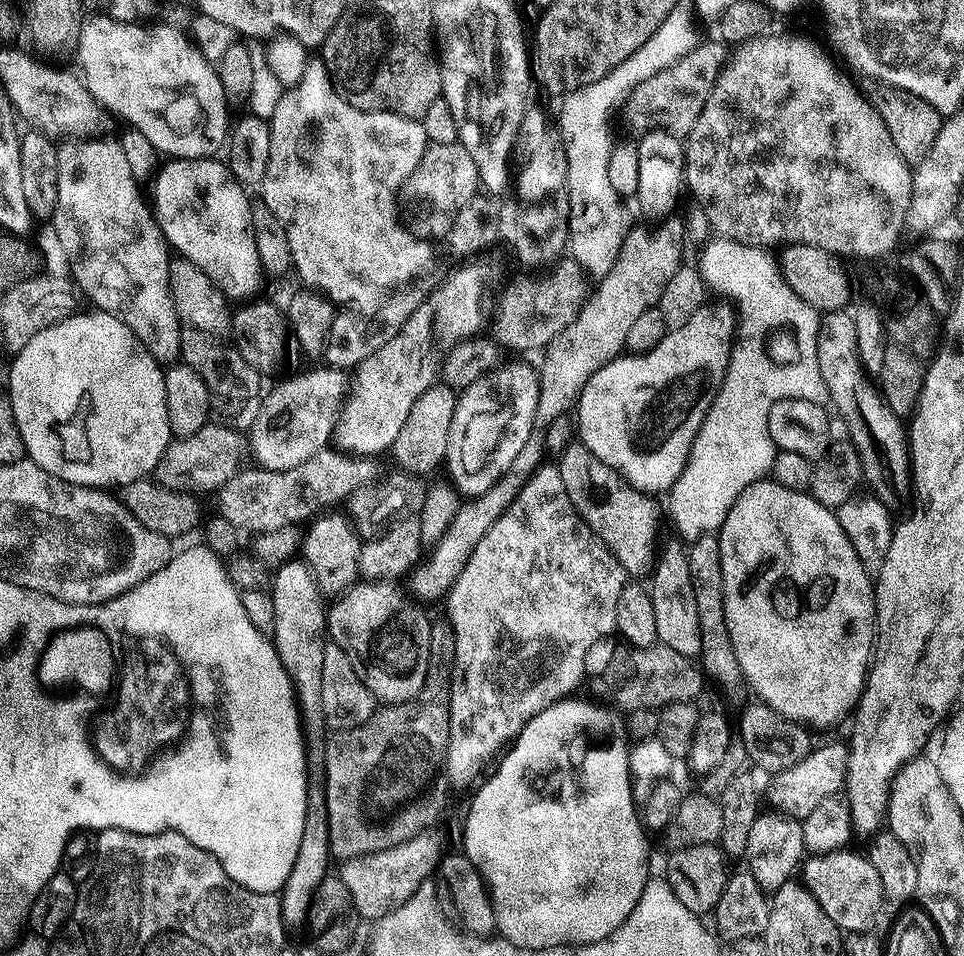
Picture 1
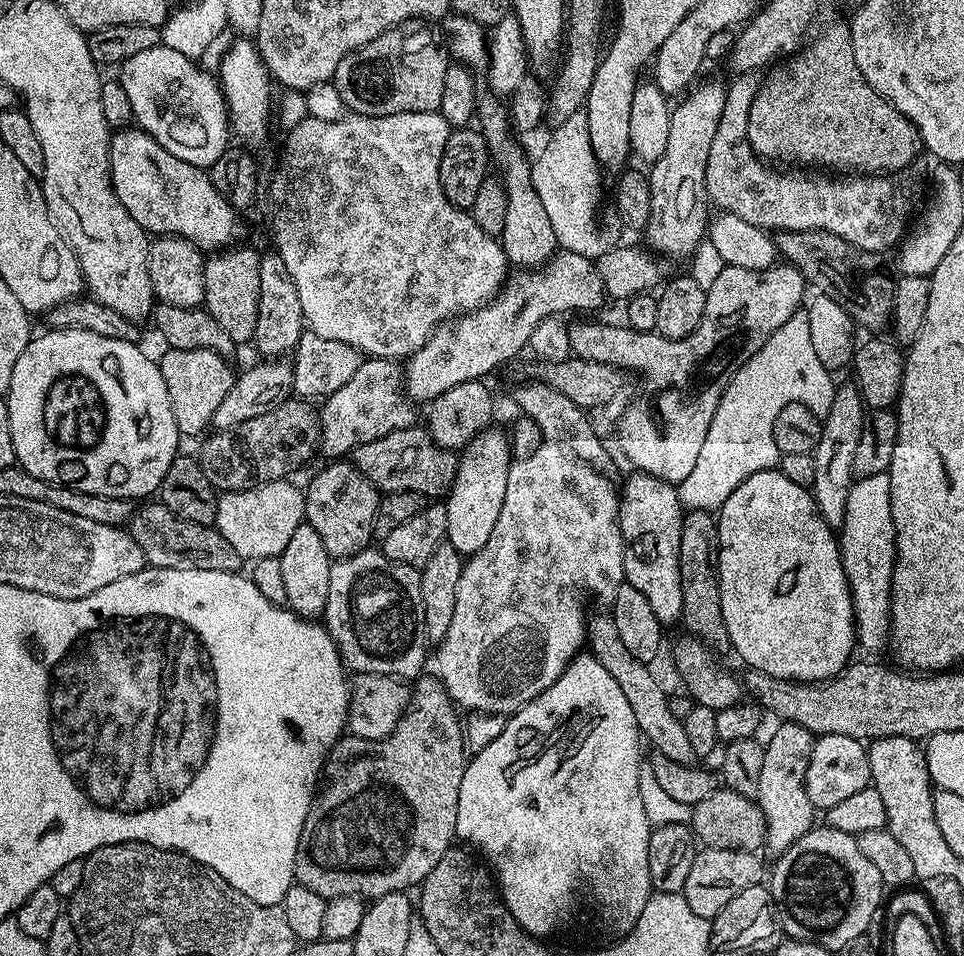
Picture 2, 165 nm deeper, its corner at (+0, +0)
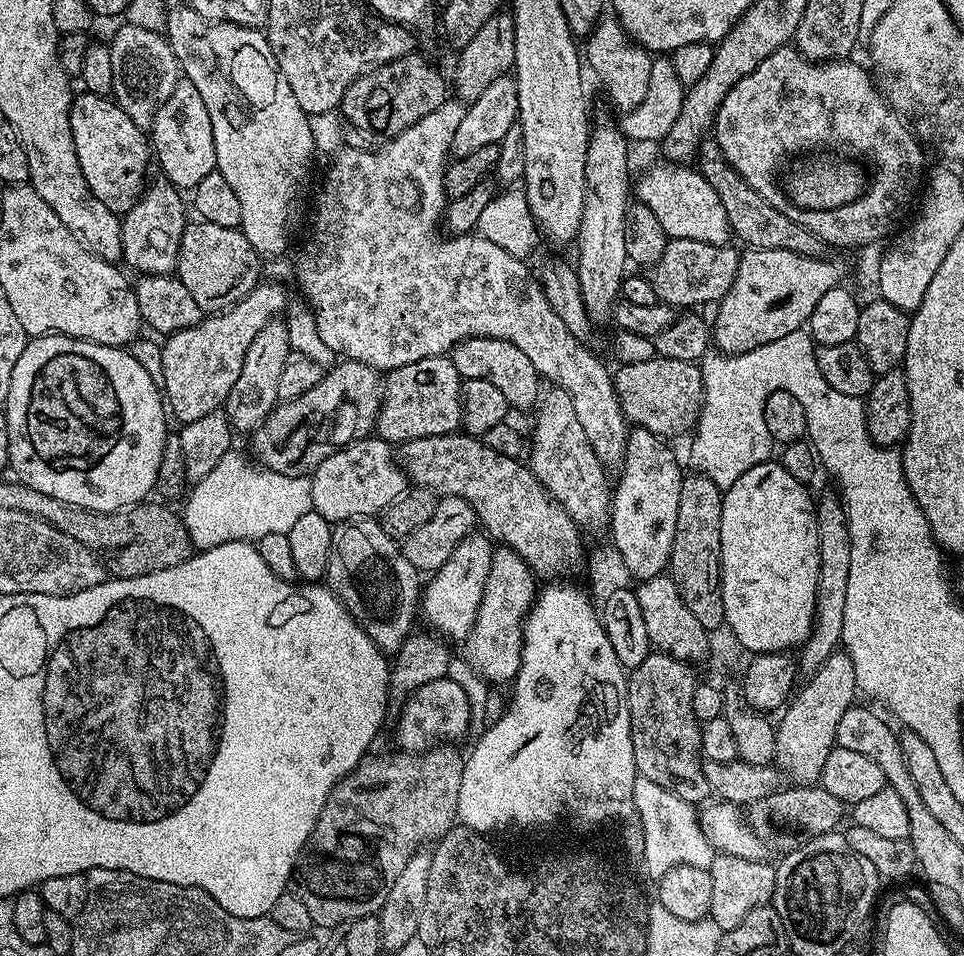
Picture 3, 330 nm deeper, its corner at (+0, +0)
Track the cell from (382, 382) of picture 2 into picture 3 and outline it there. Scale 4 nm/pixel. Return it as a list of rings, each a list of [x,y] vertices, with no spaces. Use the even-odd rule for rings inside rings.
[[[451,355],[431,356],[410,366],[398,366],[383,377],[384,399],[376,415],[375,435],[393,446],[414,438],[445,436],[456,432],[464,419],[462,378]]]

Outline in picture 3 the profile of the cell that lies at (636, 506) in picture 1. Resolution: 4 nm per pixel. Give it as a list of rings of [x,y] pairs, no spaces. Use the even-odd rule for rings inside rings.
[[[471,336],[457,344],[450,355],[461,378],[491,382],[506,397],[509,409],[531,409],[541,399],[542,377],[534,370],[534,362],[530,362],[530,358],[526,358],[526,354],[522,354],[514,342],[506,342],[502,338]]]

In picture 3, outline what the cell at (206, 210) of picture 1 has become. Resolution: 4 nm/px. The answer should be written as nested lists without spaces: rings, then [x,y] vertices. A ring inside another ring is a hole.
[[[87,90],[81,93],[72,98],[70,134],[74,134],[74,150],[78,154],[78,166],[82,166],[82,178],[86,178],[90,194],[106,210],[117,214],[129,212],[140,201],[149,179],[148,160],[150,164],[154,156],[149,137],[145,129],[134,126],[130,114],[123,112],[115,100]]]

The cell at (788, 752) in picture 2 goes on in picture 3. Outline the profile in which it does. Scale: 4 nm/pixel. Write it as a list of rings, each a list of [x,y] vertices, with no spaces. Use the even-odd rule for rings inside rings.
[[[843,650],[832,652],[830,658],[826,658],[826,662],[822,662],[809,676],[812,677],[804,685],[799,685],[798,691],[779,713],[780,720],[776,724],[774,764],[796,786],[812,786],[819,781],[822,766],[826,766],[826,754],[836,747],[838,718],[853,707],[855,700],[852,699],[858,696],[854,662],[850,662],[847,652]]]

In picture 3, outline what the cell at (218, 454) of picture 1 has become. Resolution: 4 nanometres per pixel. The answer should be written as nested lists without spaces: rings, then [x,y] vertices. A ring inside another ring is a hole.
[[[344,358],[339,362],[333,363],[325,371],[318,386],[306,390],[306,394],[298,394],[298,398],[277,403],[276,409],[268,415],[266,422],[262,422],[262,426],[258,426],[256,431],[251,433],[251,455],[256,464],[277,471],[278,474],[307,477],[316,471],[318,465],[326,462],[330,454],[356,440],[364,439],[375,429],[376,415],[380,412],[380,402],[384,399],[381,373],[357,360]]]

